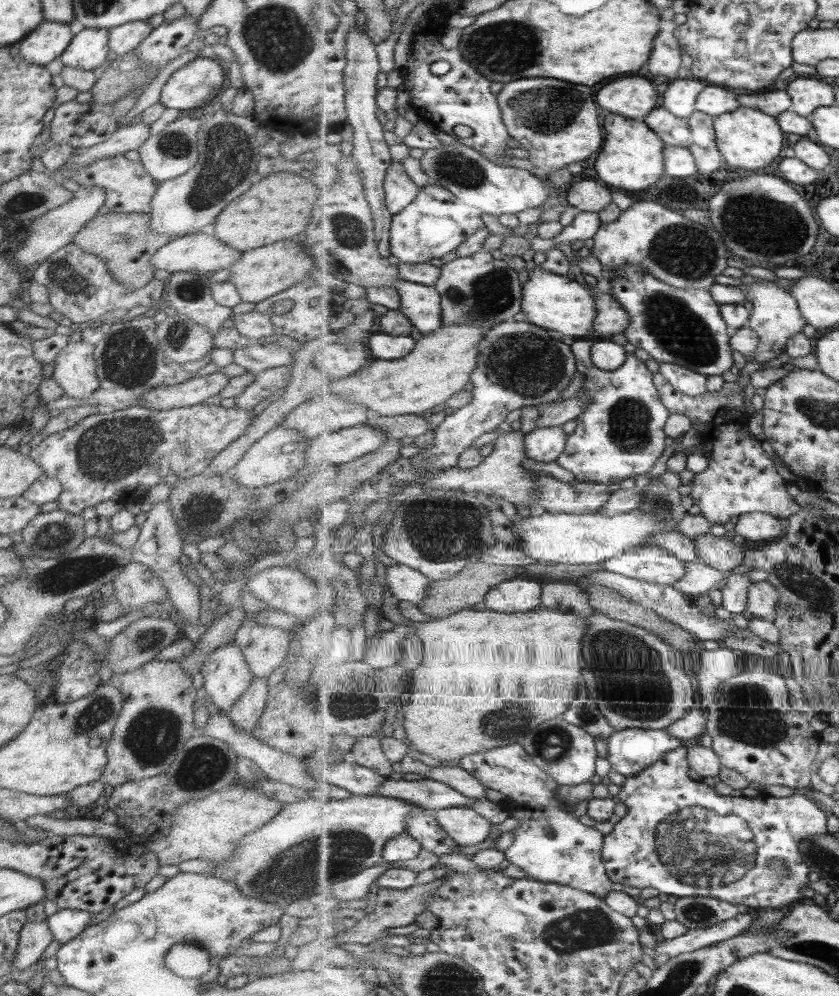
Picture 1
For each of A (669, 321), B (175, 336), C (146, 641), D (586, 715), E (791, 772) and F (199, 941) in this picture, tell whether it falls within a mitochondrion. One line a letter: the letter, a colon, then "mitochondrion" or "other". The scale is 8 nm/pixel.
A: mitochondrion
B: mitochondrion
C: mitochondrion
D: mitochondrion
E: other
F: mitochondrion

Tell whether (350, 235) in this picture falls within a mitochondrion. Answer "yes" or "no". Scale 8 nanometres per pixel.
yes

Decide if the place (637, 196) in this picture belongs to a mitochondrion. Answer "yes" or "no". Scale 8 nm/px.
no

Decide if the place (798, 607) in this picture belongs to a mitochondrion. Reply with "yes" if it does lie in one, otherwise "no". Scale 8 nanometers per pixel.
yes

